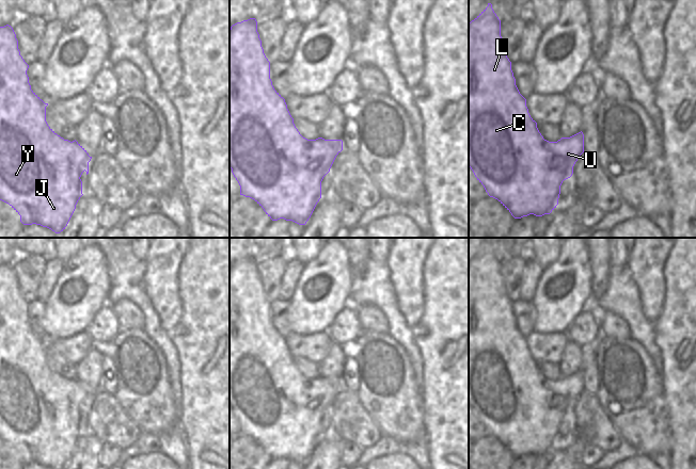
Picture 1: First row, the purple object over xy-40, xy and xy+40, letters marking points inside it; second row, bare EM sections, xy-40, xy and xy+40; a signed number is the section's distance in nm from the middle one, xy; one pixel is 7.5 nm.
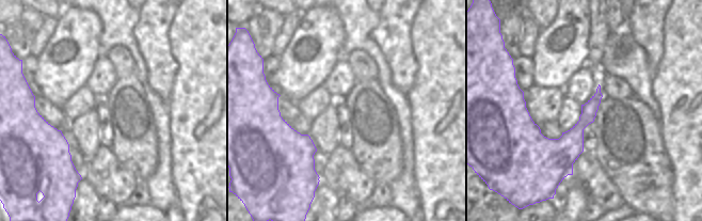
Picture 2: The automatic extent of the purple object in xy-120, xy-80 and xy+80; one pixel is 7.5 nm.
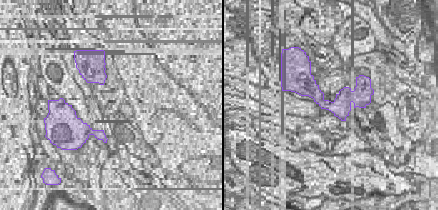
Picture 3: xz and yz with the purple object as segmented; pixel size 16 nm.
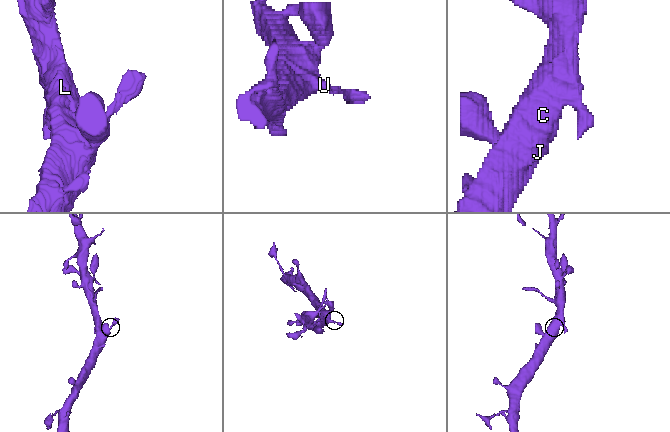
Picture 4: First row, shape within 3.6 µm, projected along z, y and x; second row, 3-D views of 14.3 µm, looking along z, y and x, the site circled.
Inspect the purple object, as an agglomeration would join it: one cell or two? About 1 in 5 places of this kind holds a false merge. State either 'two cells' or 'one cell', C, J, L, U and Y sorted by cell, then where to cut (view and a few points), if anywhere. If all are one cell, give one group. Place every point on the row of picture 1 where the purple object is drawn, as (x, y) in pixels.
one cell | C J L U Y | no cut

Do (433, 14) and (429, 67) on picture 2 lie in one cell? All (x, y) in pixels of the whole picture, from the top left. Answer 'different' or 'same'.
same

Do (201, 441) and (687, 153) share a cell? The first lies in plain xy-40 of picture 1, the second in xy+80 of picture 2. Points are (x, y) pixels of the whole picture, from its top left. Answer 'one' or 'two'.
one

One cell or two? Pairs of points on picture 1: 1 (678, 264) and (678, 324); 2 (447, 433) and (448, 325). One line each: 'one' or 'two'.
1: one
2: one

